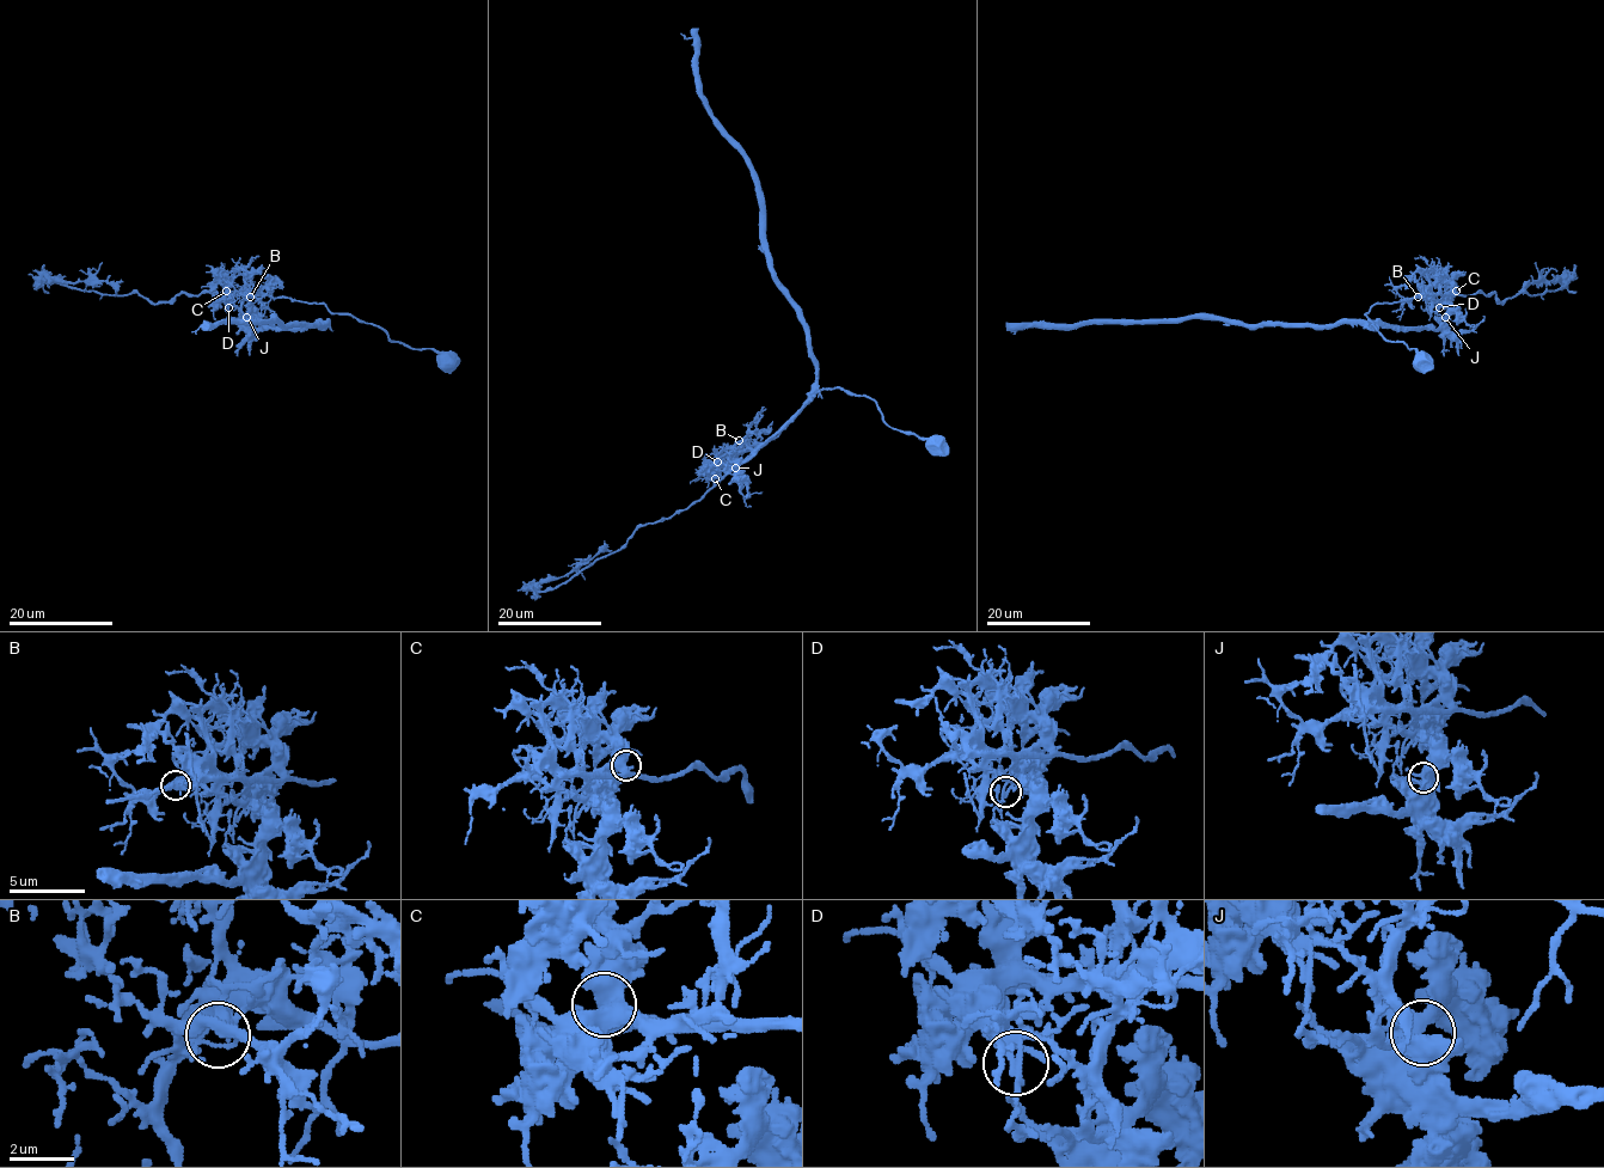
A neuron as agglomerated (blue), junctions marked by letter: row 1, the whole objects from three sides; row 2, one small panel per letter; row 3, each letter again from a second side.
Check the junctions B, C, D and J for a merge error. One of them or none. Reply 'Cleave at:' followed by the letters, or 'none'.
Cleave at: D

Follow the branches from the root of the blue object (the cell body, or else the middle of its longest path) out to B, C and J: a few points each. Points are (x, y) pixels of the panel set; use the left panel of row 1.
B: (446, 360), (445, 353), (393, 342), (381, 329), (332, 313), (324, 304), (257, 291), (250, 297)
C: (446, 360), (448, 356), (445, 353), (393, 342), (381, 329), (349, 315), (332, 313), (324, 304), (226, 291)
J: (446, 360), (445, 353), (393, 342), (381, 329), (332, 313), (324, 304), (252, 293), (240, 309), (246, 317)

